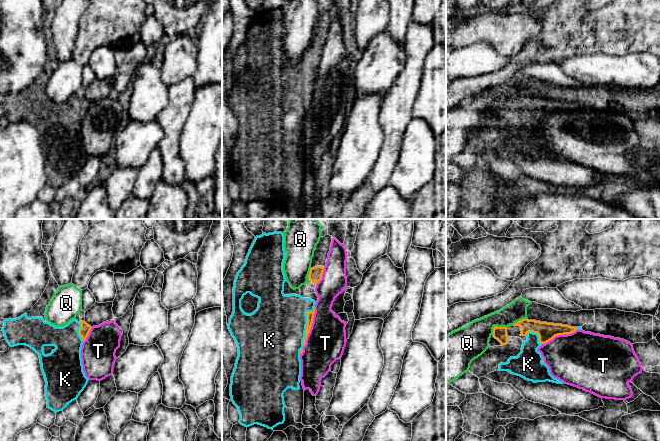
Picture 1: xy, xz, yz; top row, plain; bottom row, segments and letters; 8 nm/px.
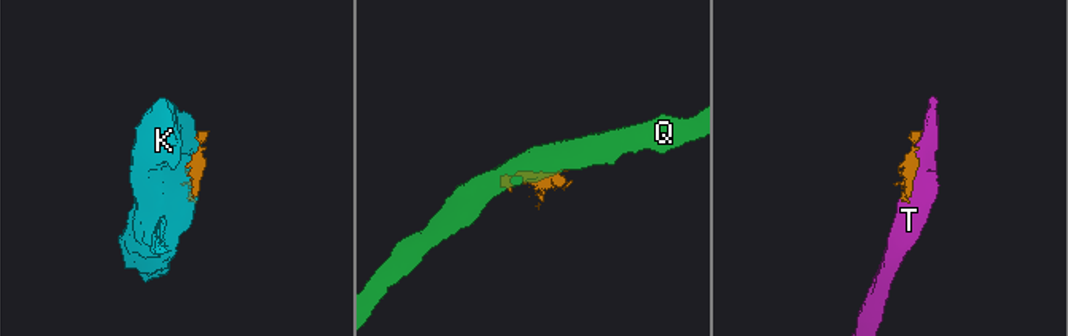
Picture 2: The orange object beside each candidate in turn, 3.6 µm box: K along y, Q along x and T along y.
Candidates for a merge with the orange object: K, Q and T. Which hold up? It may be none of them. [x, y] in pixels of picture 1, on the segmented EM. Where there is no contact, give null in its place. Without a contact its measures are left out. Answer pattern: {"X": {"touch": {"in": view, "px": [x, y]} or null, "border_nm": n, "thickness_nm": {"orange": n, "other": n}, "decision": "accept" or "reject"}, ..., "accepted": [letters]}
{"K": {"touch": {"in": "xz", "px": [306, 325]}, "border_nm": 340, "thickness_nm": {"orange": 60, "other": 460}, "decision": "accept"}, "Q": {"touch": {"in": "yz", "px": [496, 326]}, "border_nm": 140, "thickness_nm": {"orange": 110, "other": 260}, "decision": "reject"}, "T": {"touch": {"in": "xz", "px": [310, 327]}, "border_nm": 340, "thickness_nm": {"orange": 60, "other": 320}, "decision": "reject"}, "accepted": ["K"]}

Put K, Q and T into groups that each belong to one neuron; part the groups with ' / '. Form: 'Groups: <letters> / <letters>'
Groups: K / Q / T

